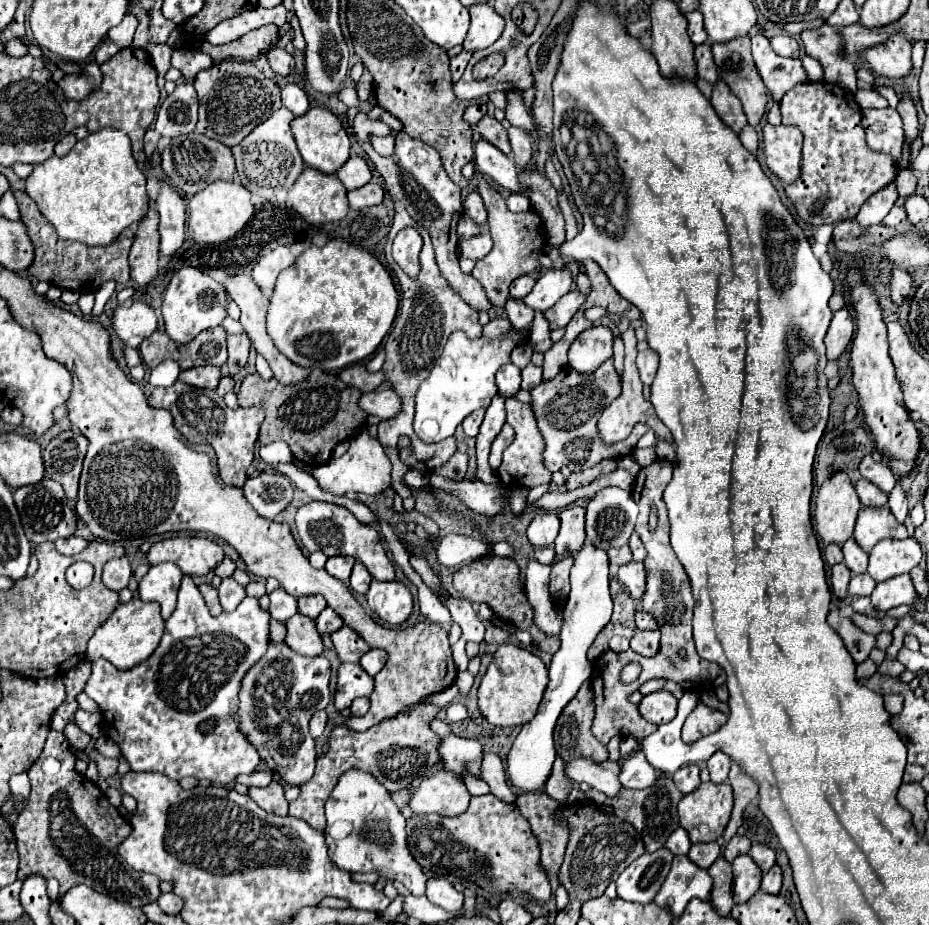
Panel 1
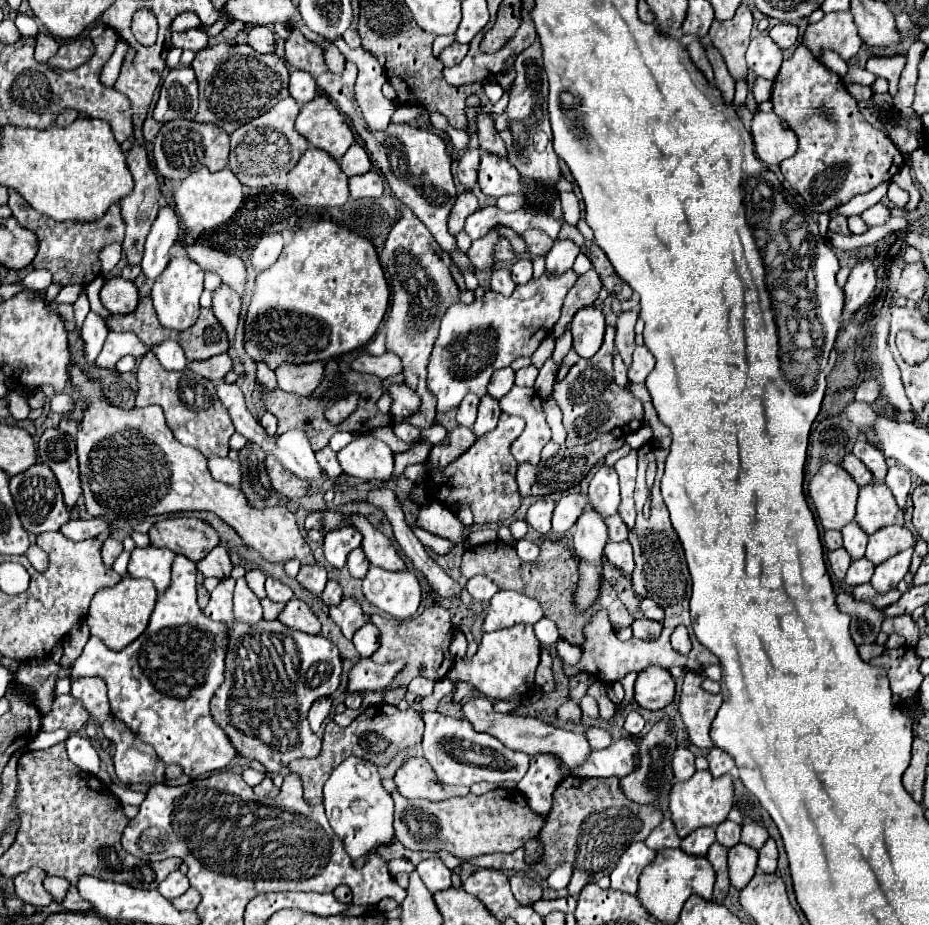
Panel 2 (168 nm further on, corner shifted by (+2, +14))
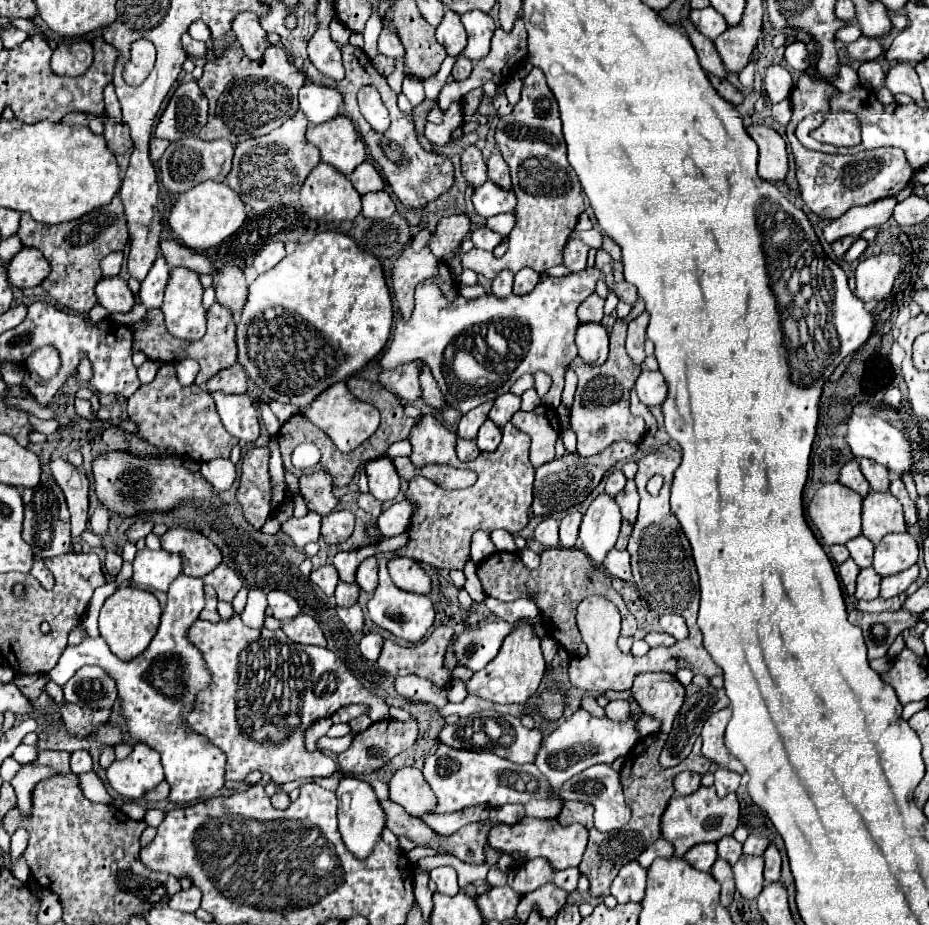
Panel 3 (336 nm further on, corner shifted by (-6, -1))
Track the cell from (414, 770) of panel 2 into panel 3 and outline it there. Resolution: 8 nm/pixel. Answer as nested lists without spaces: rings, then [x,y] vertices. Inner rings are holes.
[[[414,766],[400,768],[388,780],[390,800],[400,804],[408,814],[420,816],[434,808],[434,792],[424,780],[422,772]]]

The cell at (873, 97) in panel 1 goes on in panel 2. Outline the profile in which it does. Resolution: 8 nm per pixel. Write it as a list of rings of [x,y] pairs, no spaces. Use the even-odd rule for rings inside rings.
[[[854,81],[846,83],[846,89],[848,89],[848,93],[850,93],[850,95],[852,95],[856,101],[862,101],[862,99],[870,99],[870,97],[874,95],[872,87],[866,87],[866,85],[860,85],[860,83],[854,83]]]

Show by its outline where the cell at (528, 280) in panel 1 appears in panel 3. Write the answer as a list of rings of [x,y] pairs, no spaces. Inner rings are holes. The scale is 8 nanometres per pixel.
[[[522,268],[514,276],[514,288],[512,288],[512,292],[514,294],[526,294],[526,292],[530,292],[538,284],[538,280],[540,280],[538,272],[534,272],[530,268]]]

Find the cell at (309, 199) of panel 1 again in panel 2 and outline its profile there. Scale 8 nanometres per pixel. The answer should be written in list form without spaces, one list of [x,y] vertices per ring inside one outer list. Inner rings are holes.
[[[308,149],[298,165],[288,175],[288,191],[306,207],[340,207],[348,199],[348,177],[342,173],[336,159],[332,159],[322,149]]]

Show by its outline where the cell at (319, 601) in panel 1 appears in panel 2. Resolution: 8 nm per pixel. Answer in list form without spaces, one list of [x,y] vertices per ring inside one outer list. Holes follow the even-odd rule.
[[[304,565],[300,569],[300,573],[296,575],[296,581],[308,589],[312,595],[320,595],[328,583],[328,577],[326,577],[326,569],[322,565]]]

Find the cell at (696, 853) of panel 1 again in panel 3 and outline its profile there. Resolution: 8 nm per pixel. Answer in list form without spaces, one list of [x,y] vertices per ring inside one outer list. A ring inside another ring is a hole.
[[[698,844],[694,848],[690,848],[684,856],[694,868],[708,872],[712,868],[712,864],[716,862],[716,844]]]

